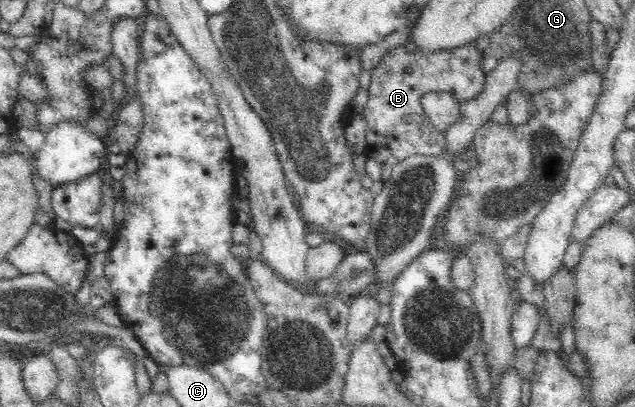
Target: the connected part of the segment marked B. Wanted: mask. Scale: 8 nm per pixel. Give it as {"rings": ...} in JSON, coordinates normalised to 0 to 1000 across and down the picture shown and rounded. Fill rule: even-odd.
{"rings":[[[643,103],[627,118],[616,120],[598,157],[584,172],[584,209],[576,224],[580,246],[572,278],[580,297],[575,342],[580,361],[576,381],[592,391],[602,410],[600,442],[613,437],[616,418],[635,393],[649,381],[696,383],[702,378],[706,346],[702,327],[687,314],[668,280],[661,238],[680,224],[710,226],[721,248],[739,248],[753,236],[764,214],[764,187],[754,157],[767,133],[757,133],[750,120],[750,108],[734,108],[721,120],[671,135],[654,118],[652,106]]]}

